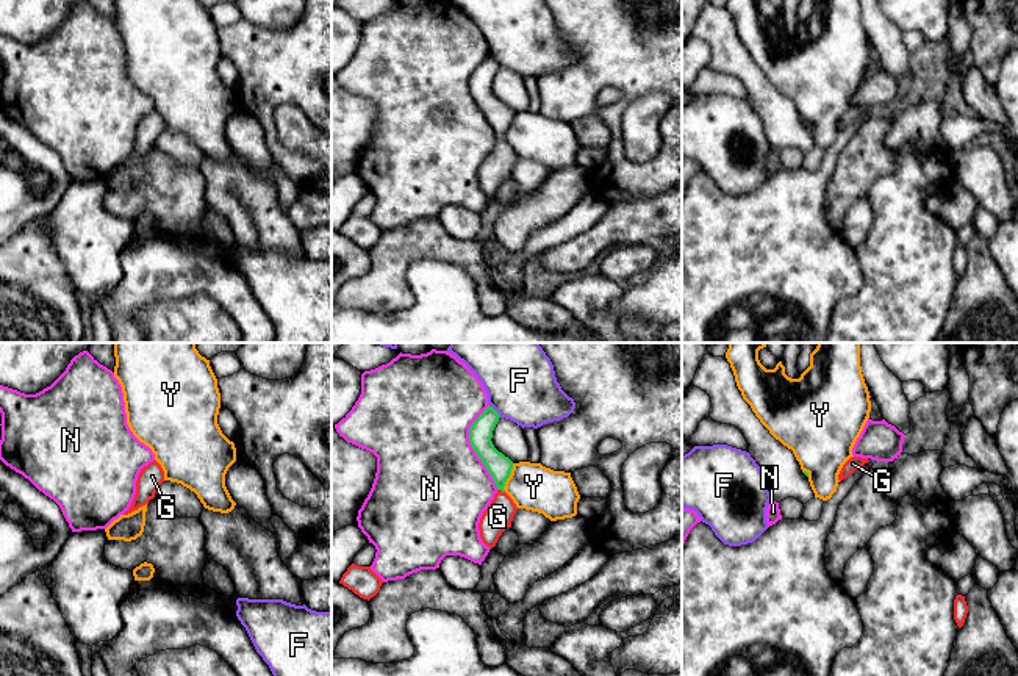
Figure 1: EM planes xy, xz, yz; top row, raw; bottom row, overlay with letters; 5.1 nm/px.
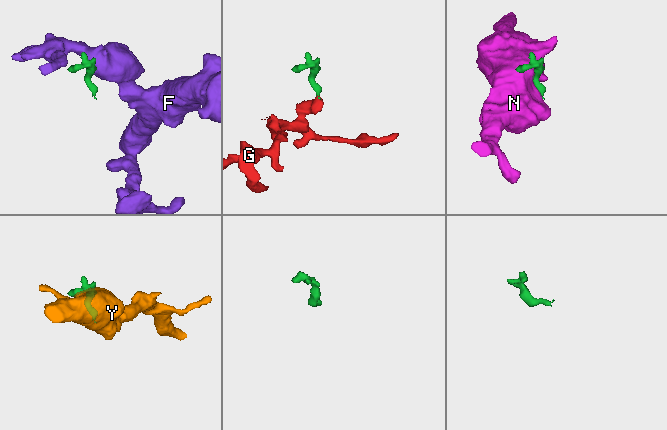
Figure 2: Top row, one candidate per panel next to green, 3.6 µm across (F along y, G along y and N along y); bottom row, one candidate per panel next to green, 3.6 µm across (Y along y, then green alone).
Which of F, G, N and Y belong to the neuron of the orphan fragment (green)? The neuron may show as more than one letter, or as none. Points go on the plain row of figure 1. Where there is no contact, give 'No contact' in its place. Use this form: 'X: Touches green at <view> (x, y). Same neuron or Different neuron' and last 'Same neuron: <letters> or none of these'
F: Touches green at xz (494, 60). Different neuron
G: Touches green at xz (501, 138). Same neuron
N: Touches green at xz (471, 94). Different neuron
Y: Touches green at xz (508, 125). Different neuron
Same neuron: G

